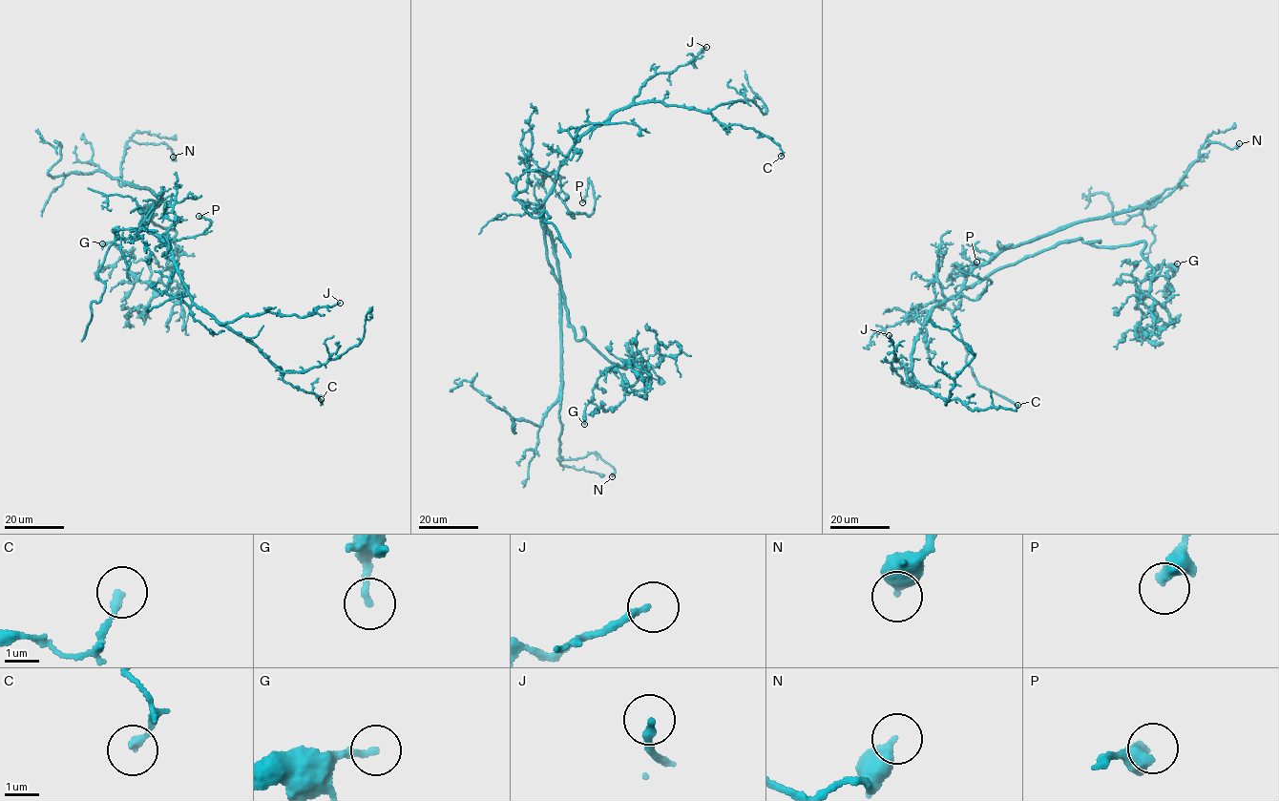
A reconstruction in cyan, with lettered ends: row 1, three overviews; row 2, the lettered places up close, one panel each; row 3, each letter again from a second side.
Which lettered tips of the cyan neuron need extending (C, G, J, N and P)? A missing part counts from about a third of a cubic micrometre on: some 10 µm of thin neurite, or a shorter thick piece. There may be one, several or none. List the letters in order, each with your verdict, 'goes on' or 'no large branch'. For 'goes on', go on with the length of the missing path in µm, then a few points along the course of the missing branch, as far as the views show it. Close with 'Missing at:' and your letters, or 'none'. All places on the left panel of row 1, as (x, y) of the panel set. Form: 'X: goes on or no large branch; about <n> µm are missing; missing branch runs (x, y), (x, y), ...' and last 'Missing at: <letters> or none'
C: no large branch
G: no large branch
J: no large branch
N: no large branch
P: no large branch
Missing at: none

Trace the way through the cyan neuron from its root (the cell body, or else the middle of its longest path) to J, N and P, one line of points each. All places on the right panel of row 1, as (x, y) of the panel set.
J: (973, 284), (933, 308), (915, 342), (905, 382), (892, 369), (891, 362), (897, 360), (889, 335)
N: (973, 284), (965, 285), (968, 272), (1003, 250), (1079, 221), (1152, 207), (1208, 139), (1230, 148), (1239, 143)
P: (973, 284), (952, 299), (961, 294), (975, 299), (992, 283), (959, 269), (976, 262)

